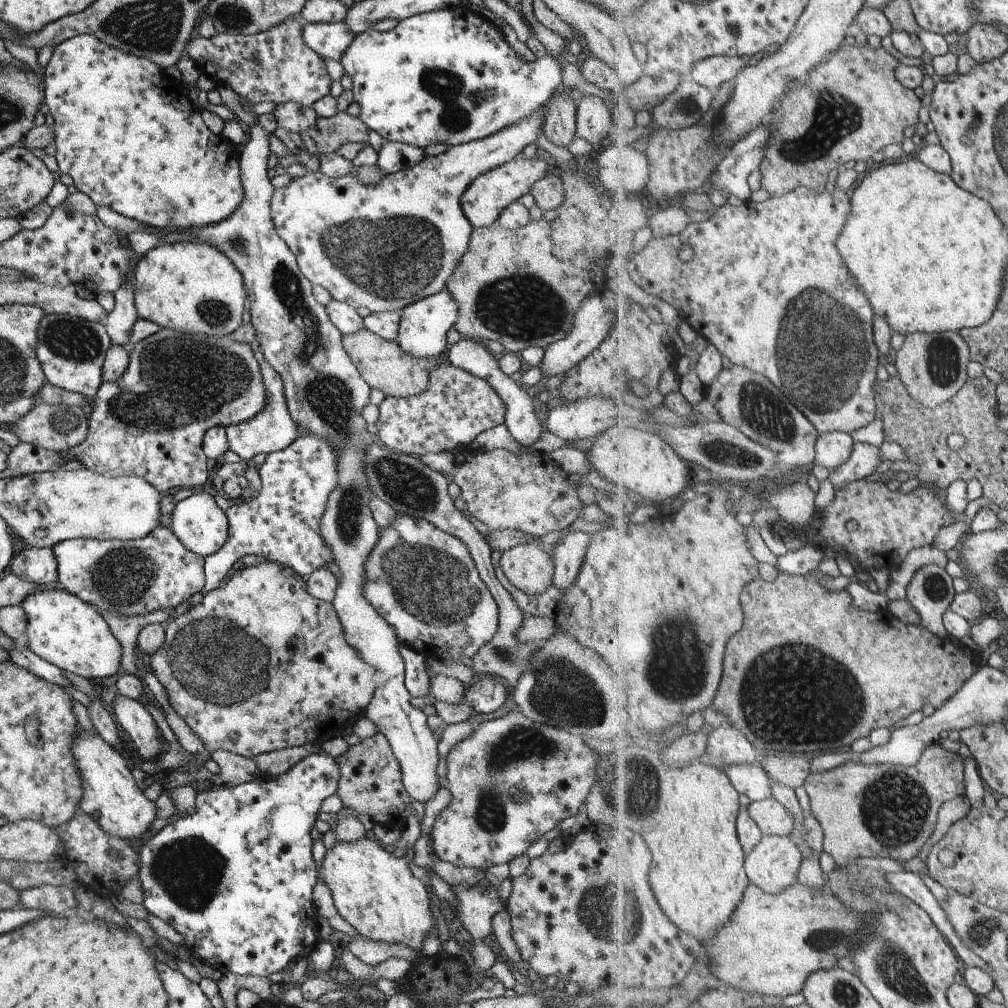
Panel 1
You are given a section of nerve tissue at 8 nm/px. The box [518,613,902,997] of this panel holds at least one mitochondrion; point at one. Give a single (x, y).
(788, 699)

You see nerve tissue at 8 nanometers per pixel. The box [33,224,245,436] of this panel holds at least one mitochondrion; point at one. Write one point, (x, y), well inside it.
(75, 342)

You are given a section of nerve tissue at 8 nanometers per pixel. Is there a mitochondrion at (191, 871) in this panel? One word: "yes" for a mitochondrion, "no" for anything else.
yes

